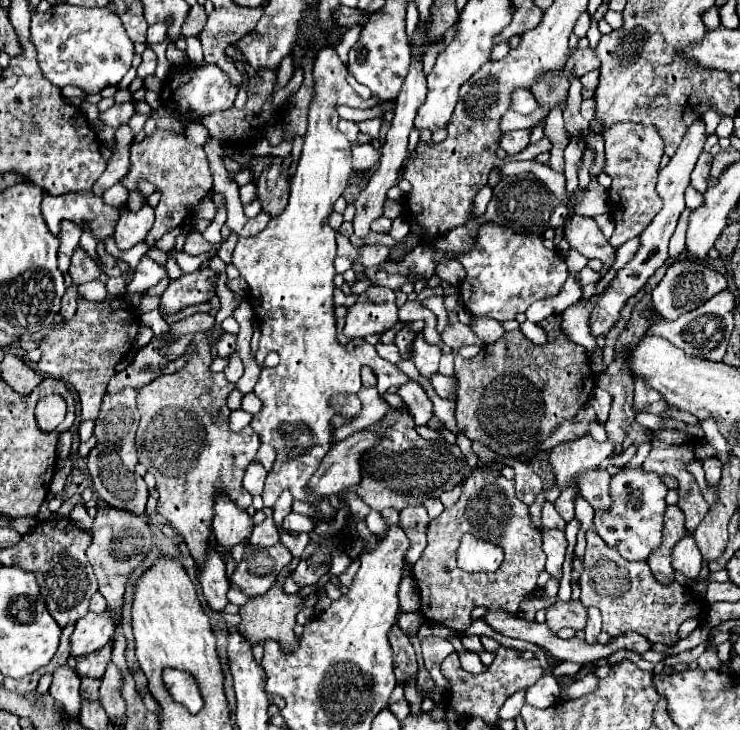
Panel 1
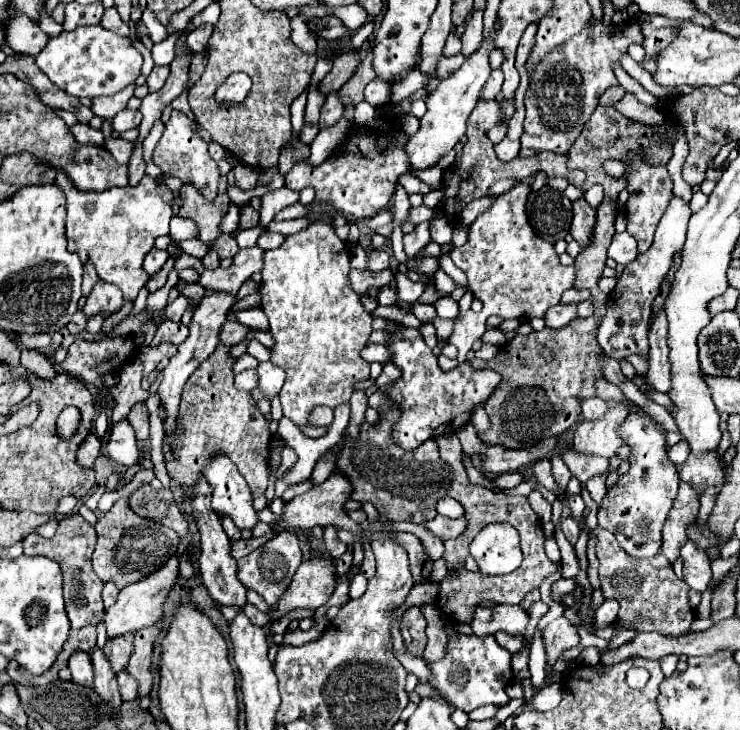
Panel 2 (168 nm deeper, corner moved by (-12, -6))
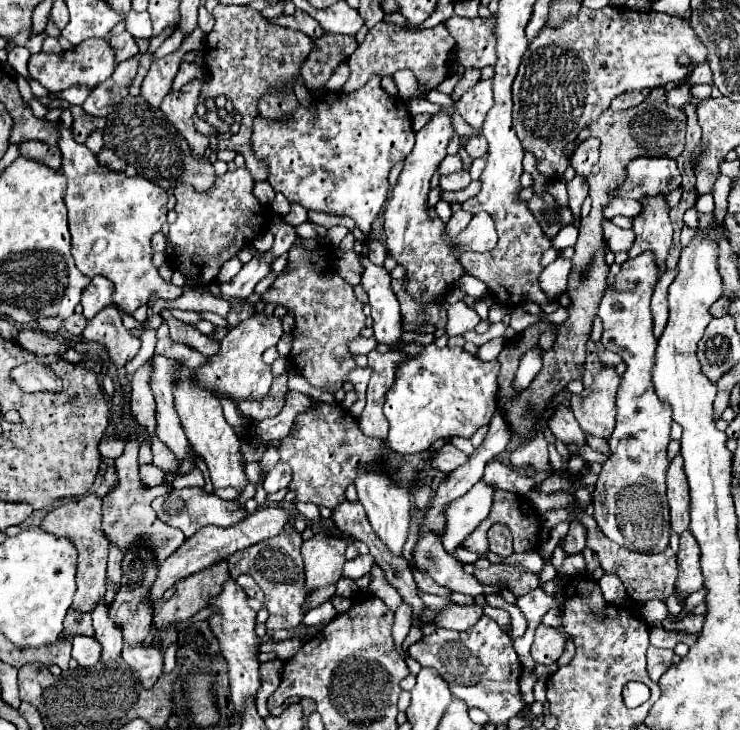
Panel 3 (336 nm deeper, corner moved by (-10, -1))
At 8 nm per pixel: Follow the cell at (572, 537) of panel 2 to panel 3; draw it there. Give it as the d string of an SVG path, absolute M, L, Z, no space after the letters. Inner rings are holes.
M574 521L570 525L570 531L568 531L564 543L562 543L562 549L564 549L564 553L574 555L574 553L582 553L584 547L586 547L586 527Z

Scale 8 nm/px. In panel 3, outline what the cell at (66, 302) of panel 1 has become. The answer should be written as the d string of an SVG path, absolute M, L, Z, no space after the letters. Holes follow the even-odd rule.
M72 315L72 317L68 317L66 321L64 321L64 327L66 327L66 331L70 333L70 335L82 335L82 327L86 327L86 319L84 319L84 315Z

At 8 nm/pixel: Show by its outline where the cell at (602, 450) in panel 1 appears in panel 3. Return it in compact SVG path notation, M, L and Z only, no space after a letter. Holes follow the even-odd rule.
M602 365L602 371L594 375L594 383L580 395L572 395L572 411L584 433L596 437L610 437L614 431L614 399L618 391L620 375L614 367Z

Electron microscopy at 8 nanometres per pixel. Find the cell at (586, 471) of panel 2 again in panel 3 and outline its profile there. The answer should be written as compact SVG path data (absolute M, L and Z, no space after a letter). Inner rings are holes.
M558 405L556 411L548 419L550 431L560 439L562 443L586 443L584 431L578 427L578 421L574 419L574 413L566 405Z

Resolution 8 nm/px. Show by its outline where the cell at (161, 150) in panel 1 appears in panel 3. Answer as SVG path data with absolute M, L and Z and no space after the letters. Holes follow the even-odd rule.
M192 79L190 83L186 83L182 89L178 91L170 91L160 109L164 111L166 119L180 131L180 135L190 143L192 151L196 157L202 157L206 147L208 147L208 137L198 133L194 127L194 113L196 113L196 105L200 103L200 87L202 81L200 79Z

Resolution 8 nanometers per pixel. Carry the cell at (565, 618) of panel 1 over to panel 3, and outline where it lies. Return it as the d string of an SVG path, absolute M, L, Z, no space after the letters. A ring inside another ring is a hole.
M538 625L532 643L532 659L540 665L552 665L560 659L564 651L564 643L566 639L554 627Z

